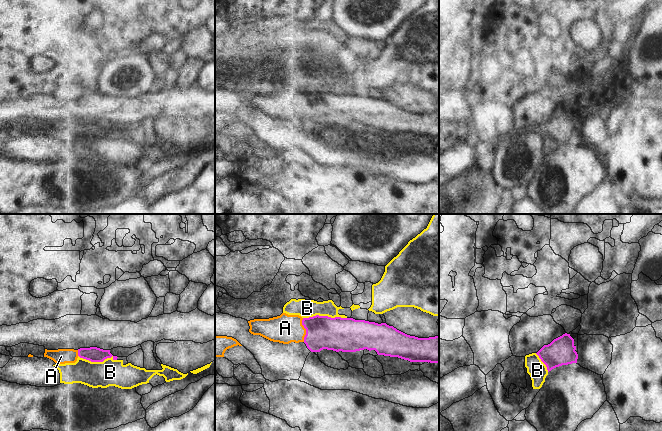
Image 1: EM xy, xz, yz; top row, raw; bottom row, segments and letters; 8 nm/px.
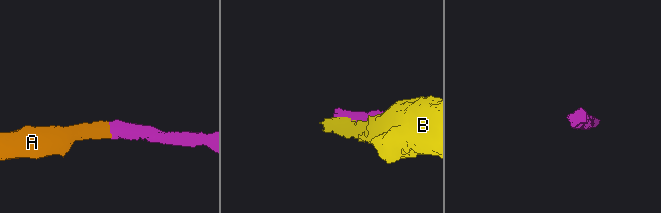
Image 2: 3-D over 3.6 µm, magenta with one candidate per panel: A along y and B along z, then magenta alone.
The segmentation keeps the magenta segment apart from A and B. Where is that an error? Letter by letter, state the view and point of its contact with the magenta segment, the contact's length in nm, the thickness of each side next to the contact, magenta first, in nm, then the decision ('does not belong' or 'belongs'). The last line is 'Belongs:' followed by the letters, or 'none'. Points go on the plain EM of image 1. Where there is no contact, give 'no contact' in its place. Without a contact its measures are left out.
A: xz (306, 106) | 190 nm | 280/220 nm | belongs
B: xz (324, 92) | 360 nm | 280/140 nm | does not belong
Belongs: A

